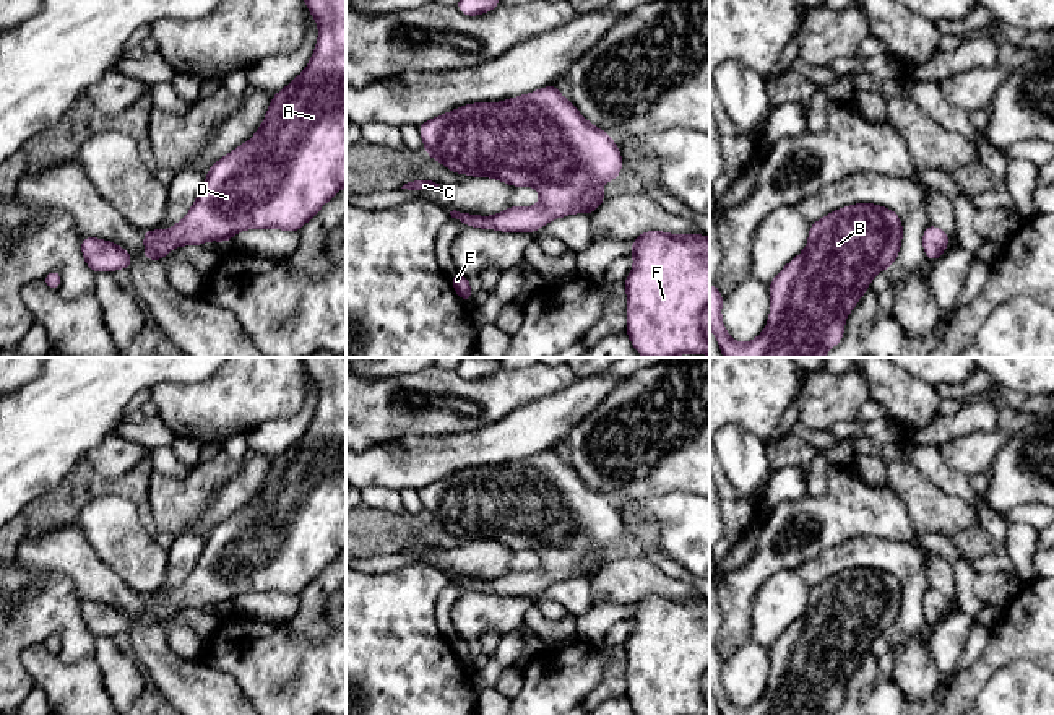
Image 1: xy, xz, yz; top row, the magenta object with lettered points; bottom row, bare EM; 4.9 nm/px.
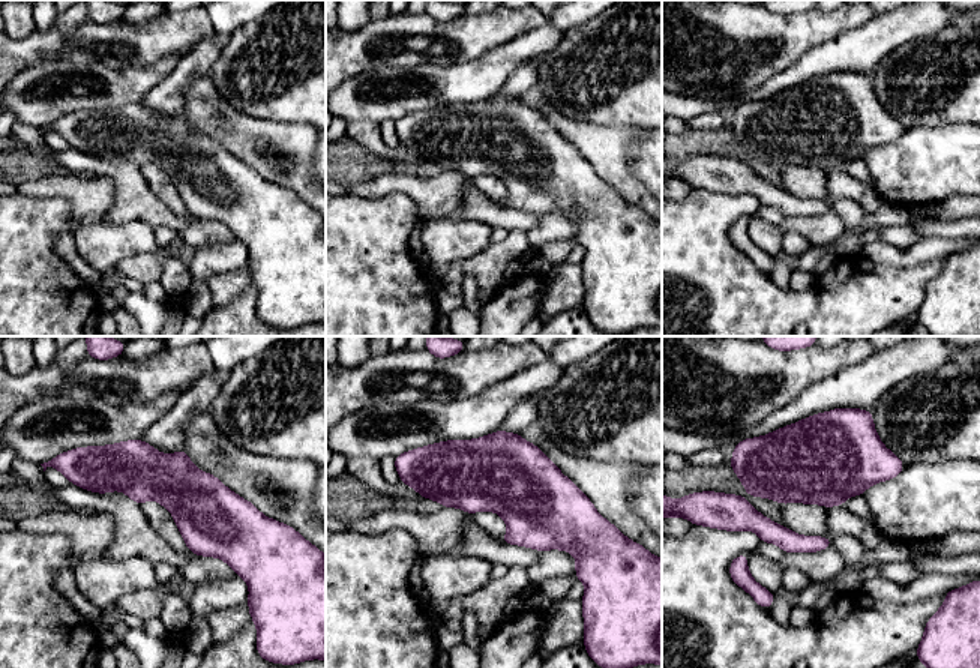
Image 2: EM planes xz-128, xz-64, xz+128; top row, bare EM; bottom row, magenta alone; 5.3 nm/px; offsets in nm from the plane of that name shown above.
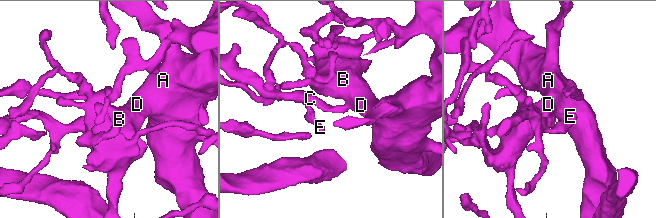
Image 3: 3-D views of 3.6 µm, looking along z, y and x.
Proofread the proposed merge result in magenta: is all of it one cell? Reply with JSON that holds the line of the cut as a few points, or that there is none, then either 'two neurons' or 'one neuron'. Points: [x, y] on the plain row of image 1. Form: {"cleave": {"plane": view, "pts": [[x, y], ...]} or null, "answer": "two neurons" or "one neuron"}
{"cleave": null, "answer": "one neuron"}

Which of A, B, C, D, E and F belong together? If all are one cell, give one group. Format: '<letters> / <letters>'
A B C D E F

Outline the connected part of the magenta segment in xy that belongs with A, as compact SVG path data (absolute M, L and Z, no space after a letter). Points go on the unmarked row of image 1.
M302 358L318 388L318 405L305 434L271 462L257 497L216 525L184 583L167 595L145 595L148 624L164 624L174 611L229 606L245 593L297 596L346 549L346 358Z

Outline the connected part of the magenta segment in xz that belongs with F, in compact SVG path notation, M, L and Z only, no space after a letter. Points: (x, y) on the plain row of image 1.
M646 595L633 603L635 627L625 642L625 697L637 715L710 715L710 601Z

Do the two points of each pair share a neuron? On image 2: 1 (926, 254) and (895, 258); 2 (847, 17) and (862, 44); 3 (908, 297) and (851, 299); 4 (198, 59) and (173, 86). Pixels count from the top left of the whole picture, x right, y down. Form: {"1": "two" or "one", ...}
{"1": "one", "2": "two", "3": "one", "4": "one"}

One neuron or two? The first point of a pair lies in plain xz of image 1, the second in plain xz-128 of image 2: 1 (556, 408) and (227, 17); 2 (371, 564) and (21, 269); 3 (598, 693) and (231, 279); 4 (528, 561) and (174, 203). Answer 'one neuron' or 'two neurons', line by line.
1: two neurons
2: two neurons
3: one neuron
4: one neuron

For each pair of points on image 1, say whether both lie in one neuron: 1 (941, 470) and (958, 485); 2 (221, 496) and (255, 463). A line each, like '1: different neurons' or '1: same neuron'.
1: same neuron
2: same neuron

